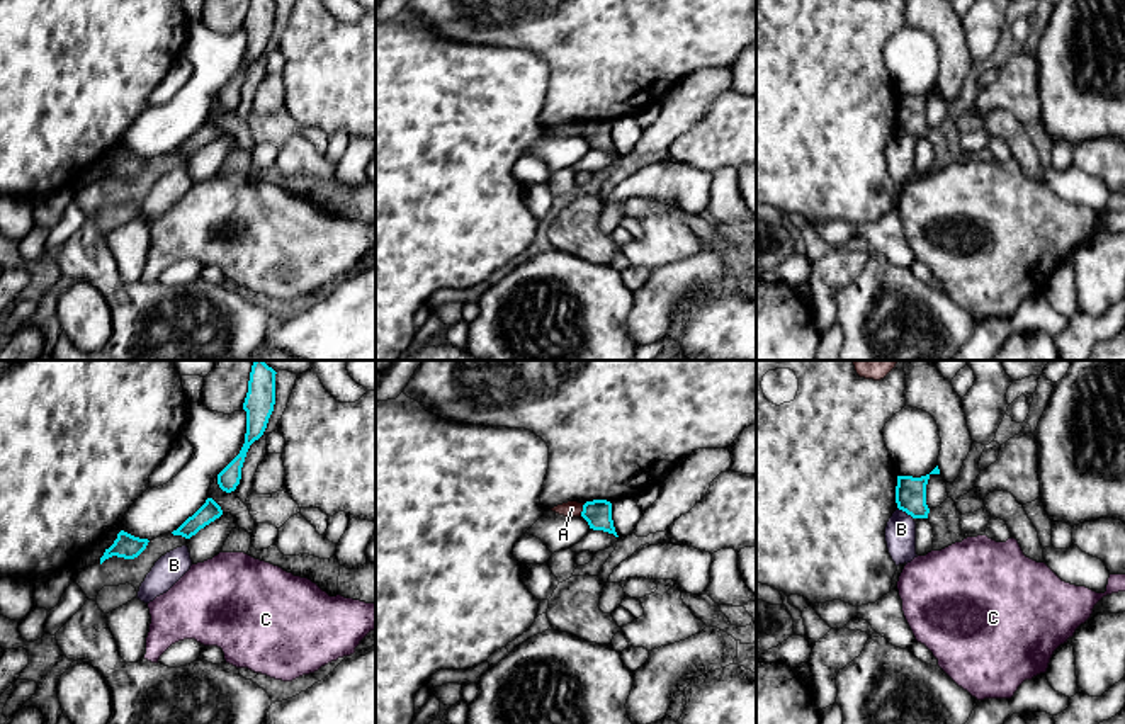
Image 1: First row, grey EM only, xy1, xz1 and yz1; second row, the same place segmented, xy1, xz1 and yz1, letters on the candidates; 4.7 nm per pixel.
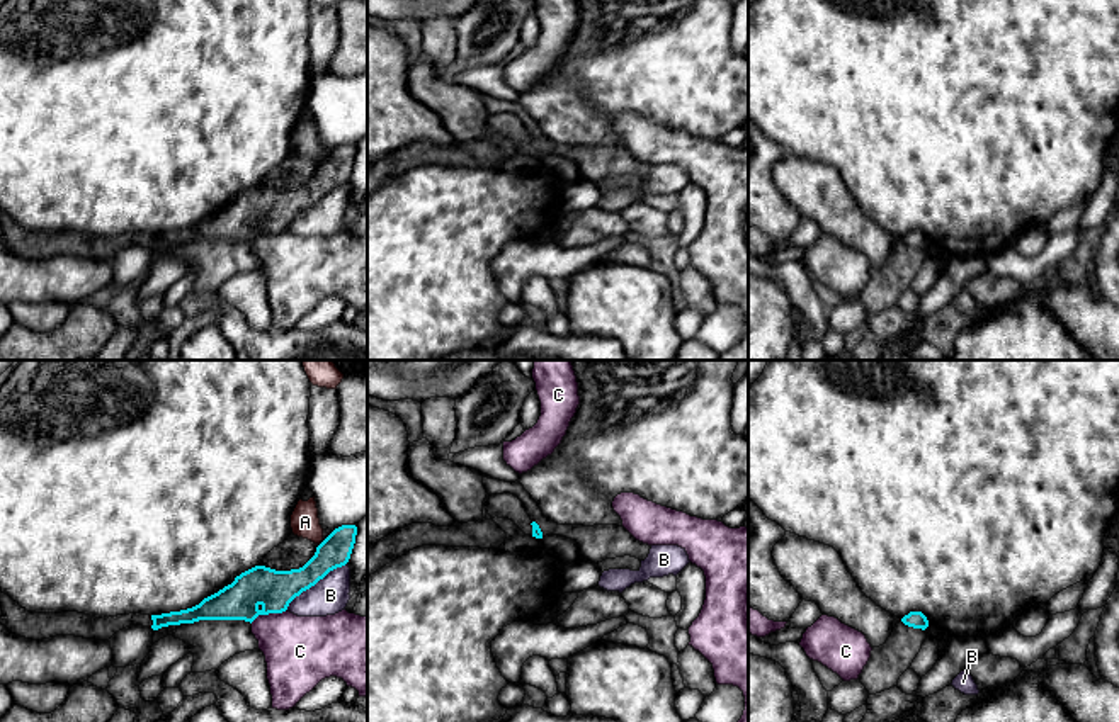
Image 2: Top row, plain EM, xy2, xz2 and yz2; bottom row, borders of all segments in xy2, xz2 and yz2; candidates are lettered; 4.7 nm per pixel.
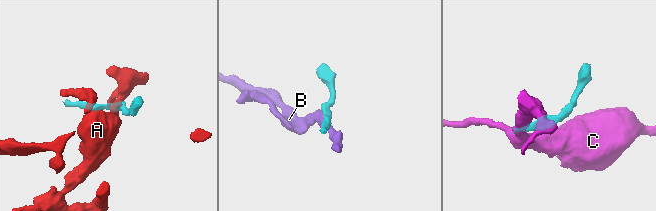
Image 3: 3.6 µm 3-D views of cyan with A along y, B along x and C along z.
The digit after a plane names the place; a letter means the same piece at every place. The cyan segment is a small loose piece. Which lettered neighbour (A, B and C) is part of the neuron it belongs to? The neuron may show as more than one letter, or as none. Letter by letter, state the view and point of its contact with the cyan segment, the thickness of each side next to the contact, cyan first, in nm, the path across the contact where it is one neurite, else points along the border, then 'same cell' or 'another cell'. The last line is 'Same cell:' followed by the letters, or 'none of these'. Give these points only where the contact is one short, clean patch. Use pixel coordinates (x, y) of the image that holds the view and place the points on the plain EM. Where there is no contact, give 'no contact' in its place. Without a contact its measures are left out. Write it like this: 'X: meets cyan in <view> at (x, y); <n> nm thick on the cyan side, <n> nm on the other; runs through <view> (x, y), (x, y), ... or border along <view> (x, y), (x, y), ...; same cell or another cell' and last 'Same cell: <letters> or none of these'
A: meets cyan in xz1 at (583, 128); 130 nm thick on the cyan side, 80 nm on the other; border along xz1 (585, 123), (580, 133); another cell
B: meets cyan in xy2 at (315, 203); 190 nm thick on the cyan side, 180 nm on the other; border along xy2 (346, 182), (303, 209), (286, 228); another cell
C: meets cyan in xy2 at (267, 233); 190 nm thick on the cyan side, 340 nm on the other; border along xy2 (286, 228), (276, 233), (259, 233), (250, 242); another cell
Same cell: none of these

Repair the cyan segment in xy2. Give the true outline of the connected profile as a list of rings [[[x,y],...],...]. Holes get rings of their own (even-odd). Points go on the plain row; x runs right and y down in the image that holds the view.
[[[357,146],[335,148],[318,166],[315,175],[299,189],[275,190],[255,185],[218,212],[204,217],[199,224],[162,234],[117,234],[95,238],[78,231],[36,233],[27,231],[9,214],[0,212],[0,243],[12,253],[41,260],[56,255],[109,260],[116,251],[129,245],[143,245],[158,250],[168,245],[194,243],[199,240],[245,240],[253,241],[258,234],[282,233],[303,211],[315,206],[330,190],[349,182]]]

